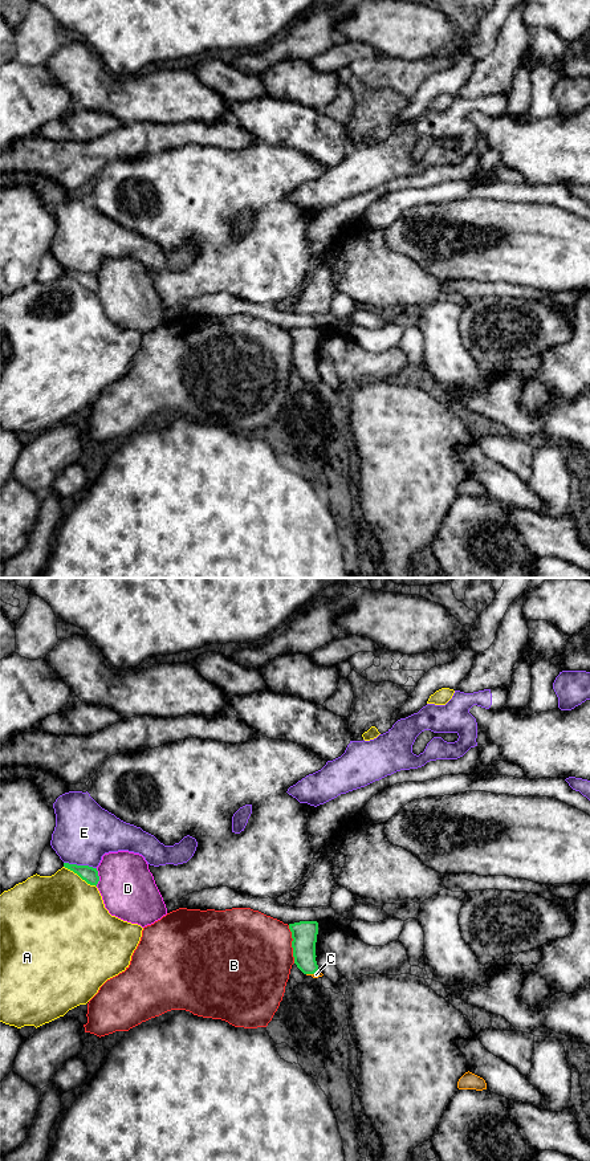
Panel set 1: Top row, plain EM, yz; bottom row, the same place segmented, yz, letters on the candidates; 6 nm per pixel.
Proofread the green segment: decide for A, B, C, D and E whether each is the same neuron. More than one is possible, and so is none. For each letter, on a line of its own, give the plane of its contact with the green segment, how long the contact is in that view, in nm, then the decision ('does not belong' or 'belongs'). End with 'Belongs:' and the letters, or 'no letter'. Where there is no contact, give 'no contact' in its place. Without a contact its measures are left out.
A: meets green in yz; contact 240 nm long; does not belong
B: meets green in yz; contact 240 nm long; does not belong
C: meets green in yz; contact 80 nm long; belongs
D: meets green in yz; contact 110 nm long; does not belong
E: meets green in yz; contact 200 nm long; does not belong
Belongs: C

